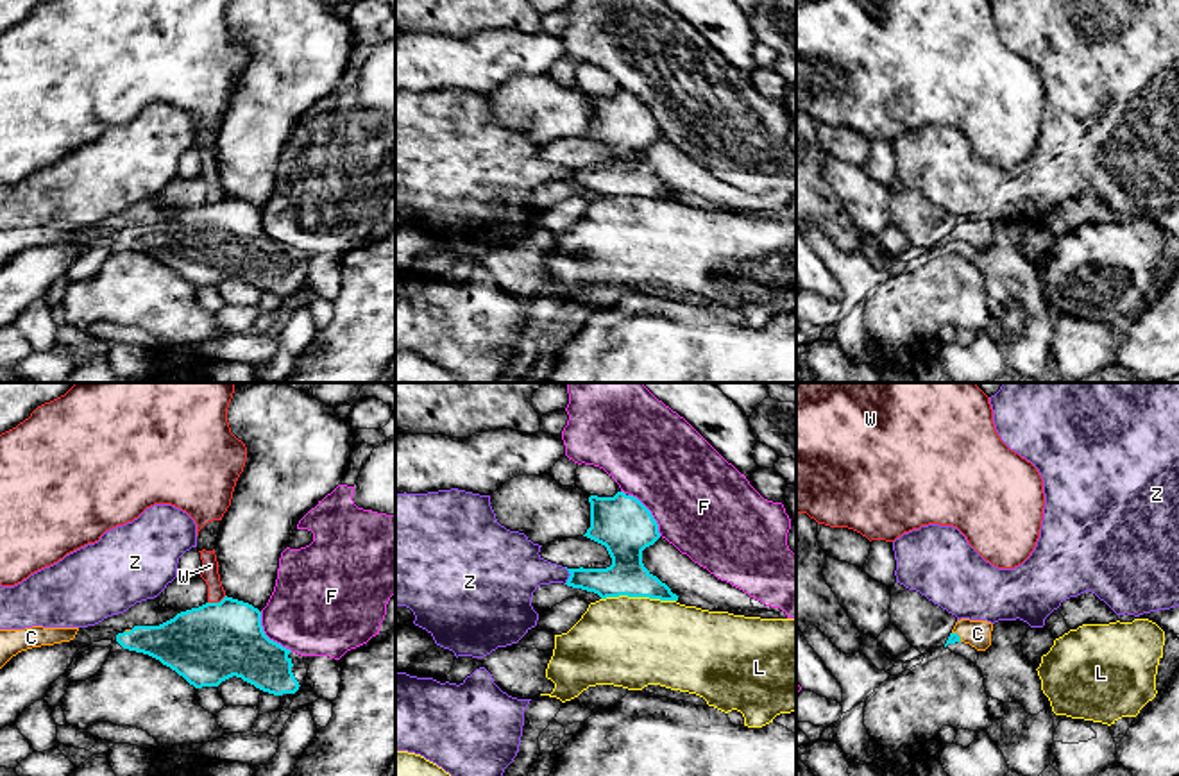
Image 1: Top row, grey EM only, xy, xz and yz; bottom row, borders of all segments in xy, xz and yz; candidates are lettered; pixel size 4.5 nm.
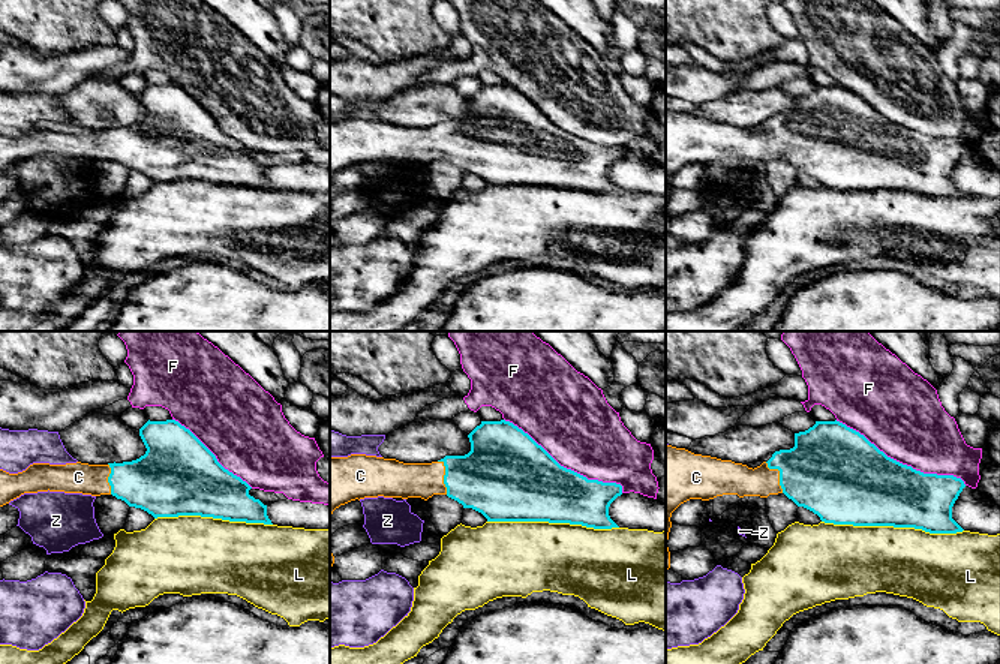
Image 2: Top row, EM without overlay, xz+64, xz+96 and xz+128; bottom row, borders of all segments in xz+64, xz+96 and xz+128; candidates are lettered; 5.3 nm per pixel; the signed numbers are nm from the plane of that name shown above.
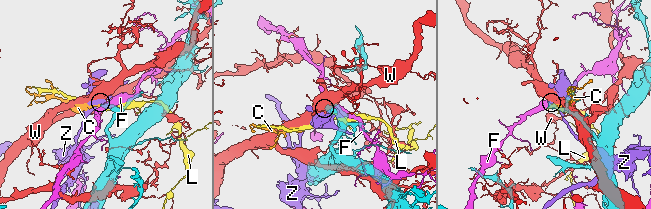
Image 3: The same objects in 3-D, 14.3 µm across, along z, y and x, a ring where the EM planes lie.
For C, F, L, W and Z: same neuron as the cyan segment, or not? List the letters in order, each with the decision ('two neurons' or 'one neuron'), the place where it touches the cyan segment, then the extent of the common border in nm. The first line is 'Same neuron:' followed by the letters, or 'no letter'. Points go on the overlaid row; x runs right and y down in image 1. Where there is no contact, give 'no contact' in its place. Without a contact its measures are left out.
Same neuron: C
C: one neuron; meets cyan in yz at (958, 635); contact 60 nm long
F: two neurons; meets cyan in xy at (267, 637); contact 240 nm long
L: two neurons; meets cyan in xz at (639, 596); contact 340 nm long
W: two neurons; meets cyan in xy at (217, 603); contact 90 nm long
Z: two neurons; meets cyan in xz at (569, 576); contact 80 nm long

